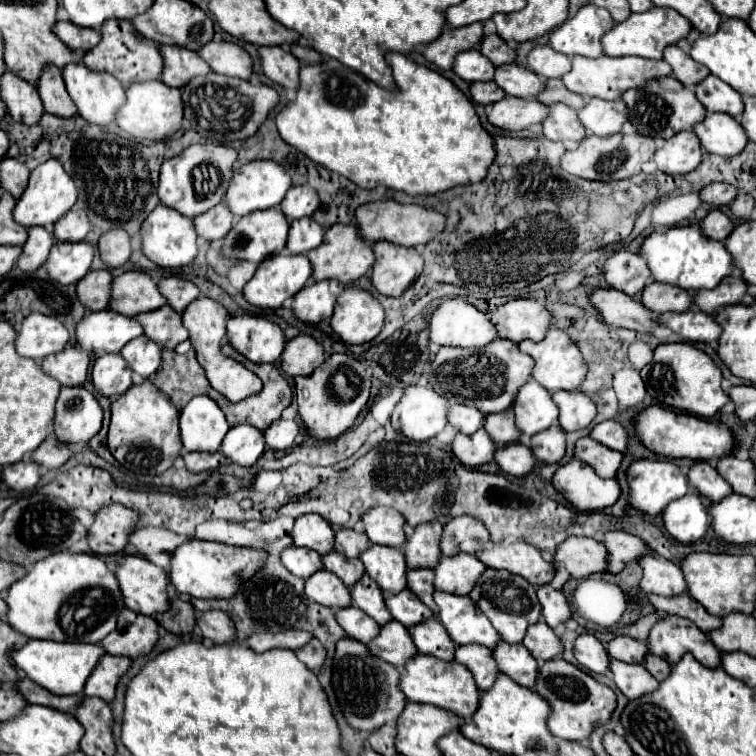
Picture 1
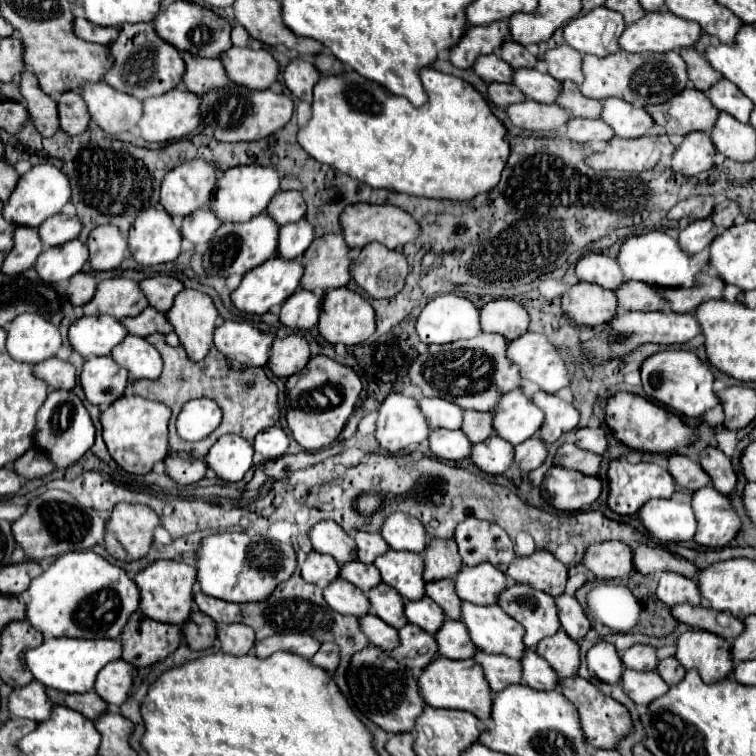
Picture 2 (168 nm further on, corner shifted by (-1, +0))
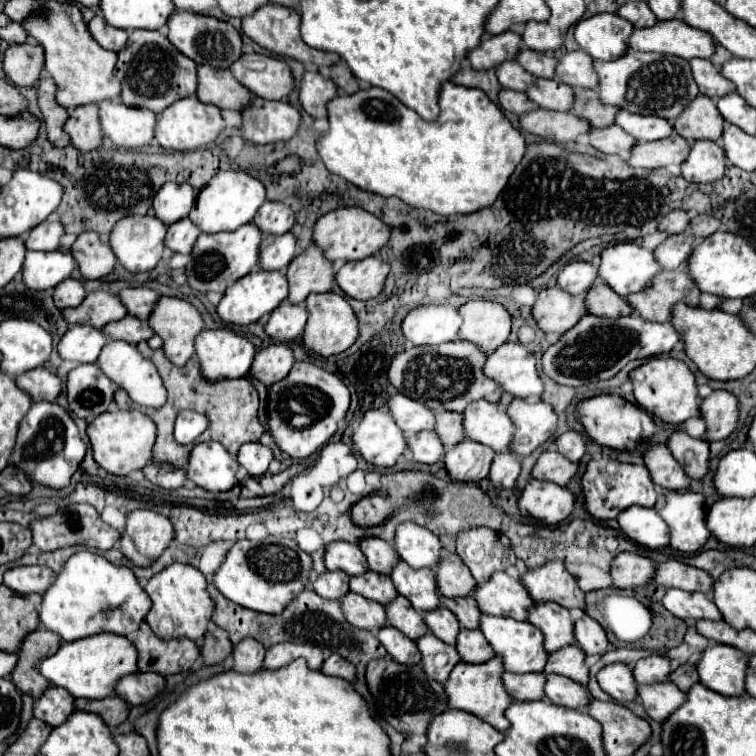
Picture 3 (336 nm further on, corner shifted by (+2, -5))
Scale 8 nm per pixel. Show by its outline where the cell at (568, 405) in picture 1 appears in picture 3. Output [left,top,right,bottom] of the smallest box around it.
[507,399,557,457]

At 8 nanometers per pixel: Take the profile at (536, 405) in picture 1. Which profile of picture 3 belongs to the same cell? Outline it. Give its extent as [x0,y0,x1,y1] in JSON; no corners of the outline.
[463,401,513,453]

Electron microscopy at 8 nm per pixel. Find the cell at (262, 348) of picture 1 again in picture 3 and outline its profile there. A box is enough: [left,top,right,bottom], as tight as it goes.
[209,329,255,381]

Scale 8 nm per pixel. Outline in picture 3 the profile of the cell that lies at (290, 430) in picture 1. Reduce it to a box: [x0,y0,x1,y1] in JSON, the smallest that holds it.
[237,443,273,477]

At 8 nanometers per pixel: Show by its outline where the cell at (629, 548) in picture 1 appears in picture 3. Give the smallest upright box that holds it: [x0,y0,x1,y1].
[655,561,713,593]

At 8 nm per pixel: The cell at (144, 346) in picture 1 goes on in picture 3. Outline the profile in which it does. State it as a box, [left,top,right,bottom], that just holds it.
[97,341,167,409]

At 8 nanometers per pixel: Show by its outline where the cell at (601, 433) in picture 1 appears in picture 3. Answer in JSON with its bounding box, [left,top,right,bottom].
[555,431,585,463]

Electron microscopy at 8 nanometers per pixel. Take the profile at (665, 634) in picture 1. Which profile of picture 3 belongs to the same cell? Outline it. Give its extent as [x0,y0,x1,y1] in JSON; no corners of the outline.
[697,645,749,695]

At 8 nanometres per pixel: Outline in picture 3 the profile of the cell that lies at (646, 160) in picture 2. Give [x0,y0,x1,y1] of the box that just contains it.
[629,137,689,169]

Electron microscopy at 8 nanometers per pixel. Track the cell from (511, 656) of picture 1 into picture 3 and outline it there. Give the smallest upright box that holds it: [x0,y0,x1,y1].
[545,675,593,709]

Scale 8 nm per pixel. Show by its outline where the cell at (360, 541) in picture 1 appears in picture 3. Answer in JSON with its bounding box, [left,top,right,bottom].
[361,537,401,575]

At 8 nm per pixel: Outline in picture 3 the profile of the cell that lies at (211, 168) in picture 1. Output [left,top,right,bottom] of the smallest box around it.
[153,183,195,225]

